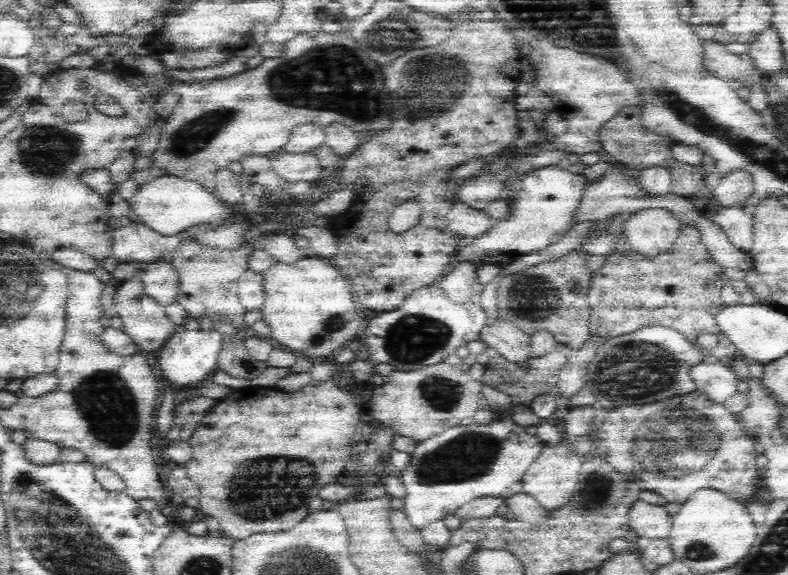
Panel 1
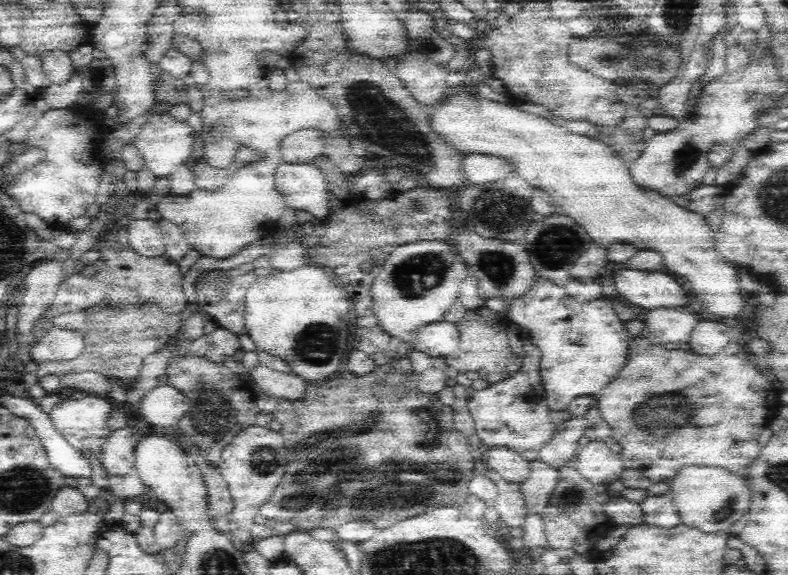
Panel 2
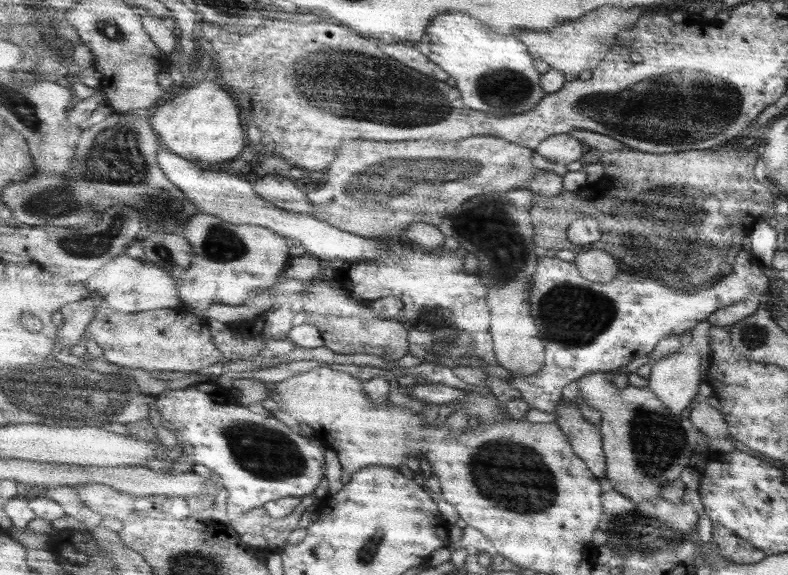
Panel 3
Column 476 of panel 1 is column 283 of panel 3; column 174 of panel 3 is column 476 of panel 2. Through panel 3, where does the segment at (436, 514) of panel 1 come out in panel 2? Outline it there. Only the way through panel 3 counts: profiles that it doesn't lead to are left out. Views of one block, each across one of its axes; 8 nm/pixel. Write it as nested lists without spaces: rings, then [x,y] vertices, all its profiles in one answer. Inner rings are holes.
[[[524,338],[524,358],[520,370],[510,378],[502,380],[496,386],[486,390],[476,390],[470,396],[468,408],[476,422],[476,434],[484,442],[484,446],[502,446],[514,452],[536,450],[540,452],[556,434],[558,426],[552,422],[550,406],[546,402],[544,390],[544,376],[542,376],[542,350]]]

